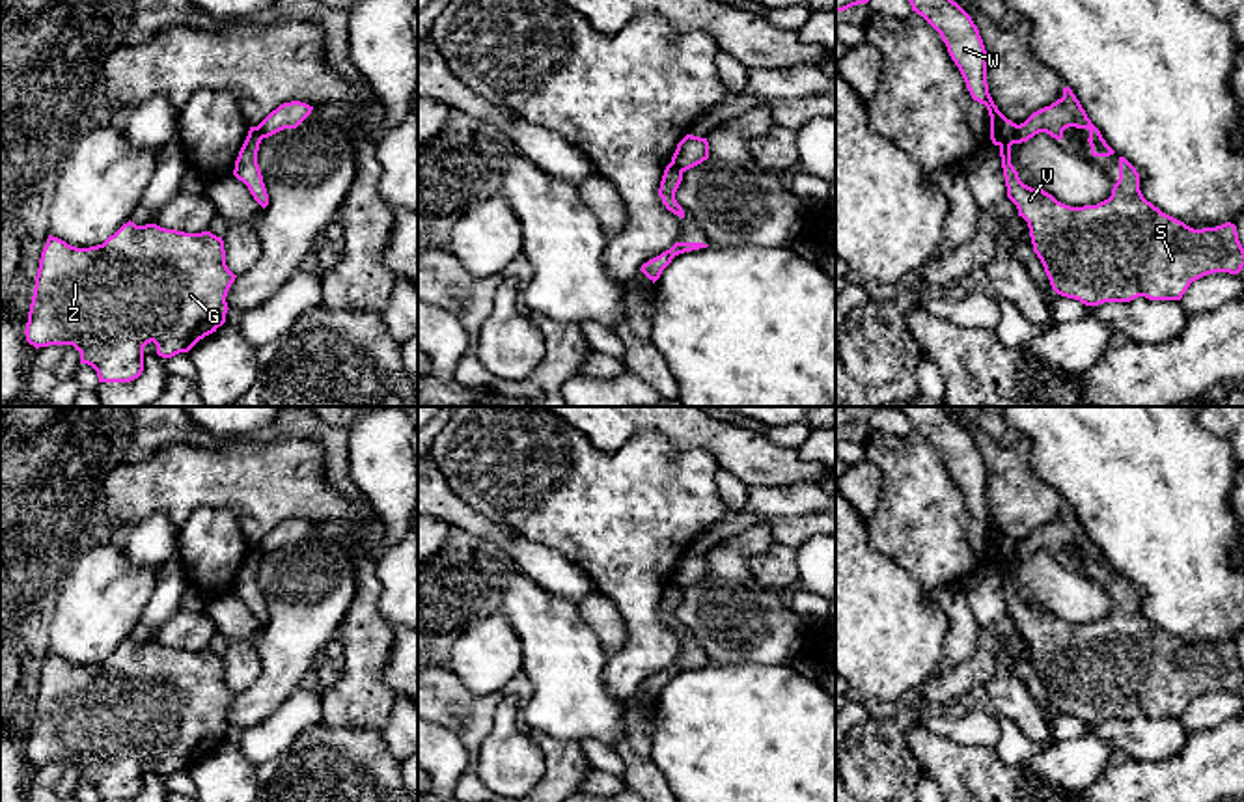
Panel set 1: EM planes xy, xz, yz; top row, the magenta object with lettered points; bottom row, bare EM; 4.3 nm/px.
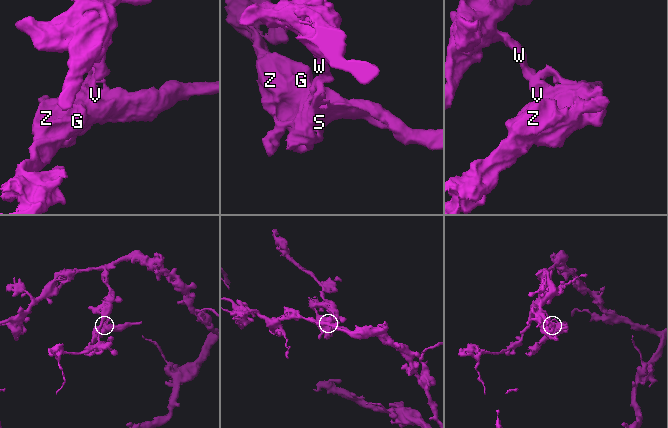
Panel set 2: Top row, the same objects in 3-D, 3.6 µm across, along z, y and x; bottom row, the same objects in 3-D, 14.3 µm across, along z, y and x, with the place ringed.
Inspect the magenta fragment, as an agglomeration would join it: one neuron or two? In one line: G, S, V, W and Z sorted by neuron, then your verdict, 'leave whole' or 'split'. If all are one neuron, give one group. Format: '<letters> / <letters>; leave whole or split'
G S V Z / W; split

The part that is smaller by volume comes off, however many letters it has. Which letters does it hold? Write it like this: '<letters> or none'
G, S, V, Z

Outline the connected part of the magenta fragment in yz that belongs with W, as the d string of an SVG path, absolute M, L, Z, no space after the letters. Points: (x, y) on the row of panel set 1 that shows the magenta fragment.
M908 0L942 37L959 67L974 101L987 106L990 140L994 145L1011 144L1018 125L1007 119L994 104L987 84L987 50L972 17L953 0Z

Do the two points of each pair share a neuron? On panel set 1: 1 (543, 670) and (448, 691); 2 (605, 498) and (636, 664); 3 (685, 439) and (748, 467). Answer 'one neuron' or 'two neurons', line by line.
1: two neurons
2: one neuron
3: one neuron

